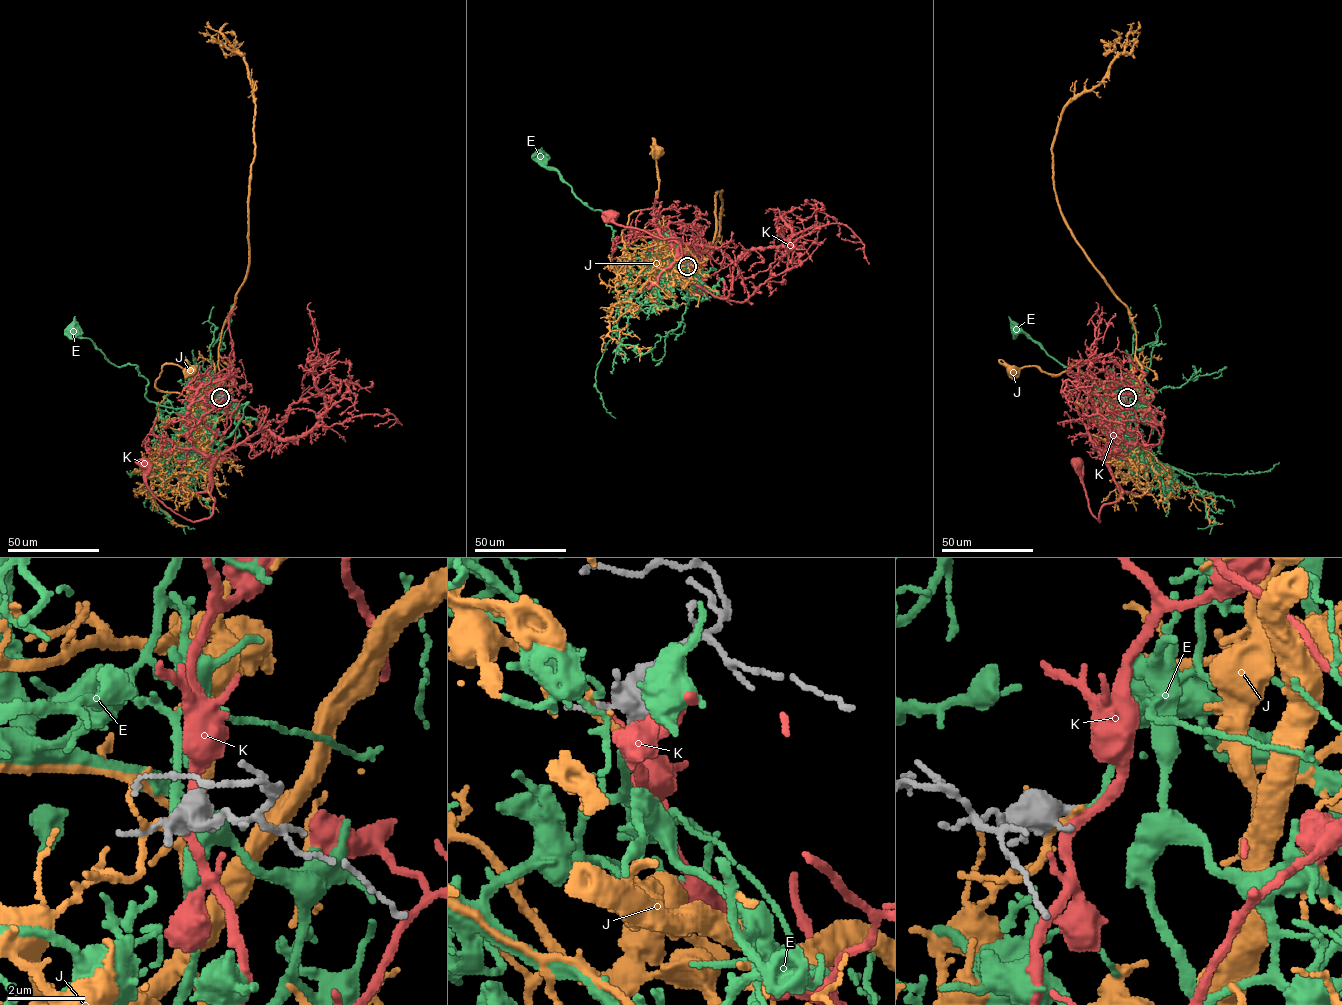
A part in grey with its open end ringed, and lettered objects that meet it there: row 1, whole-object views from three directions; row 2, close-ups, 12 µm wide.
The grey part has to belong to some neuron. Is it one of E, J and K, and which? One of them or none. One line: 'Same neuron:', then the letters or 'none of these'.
Same neuron: E

